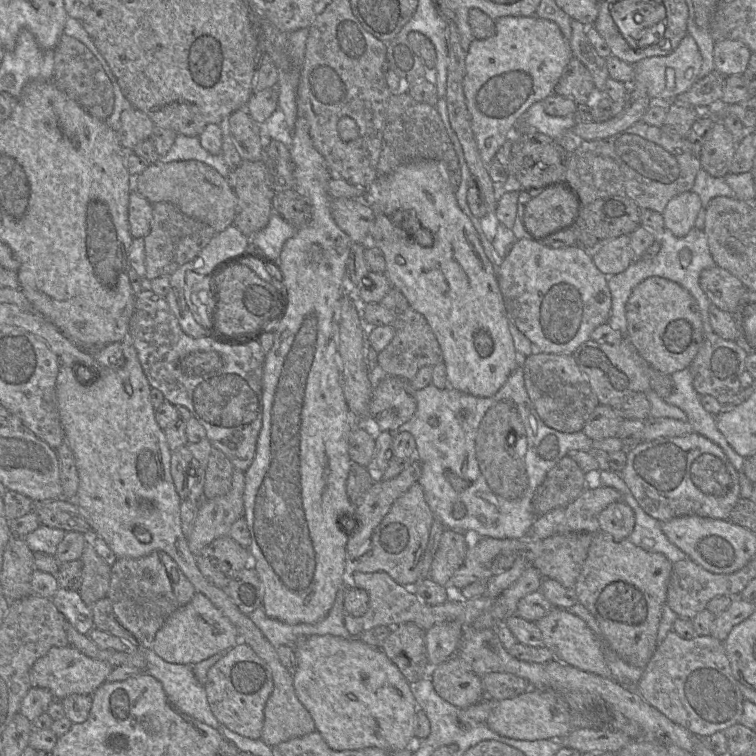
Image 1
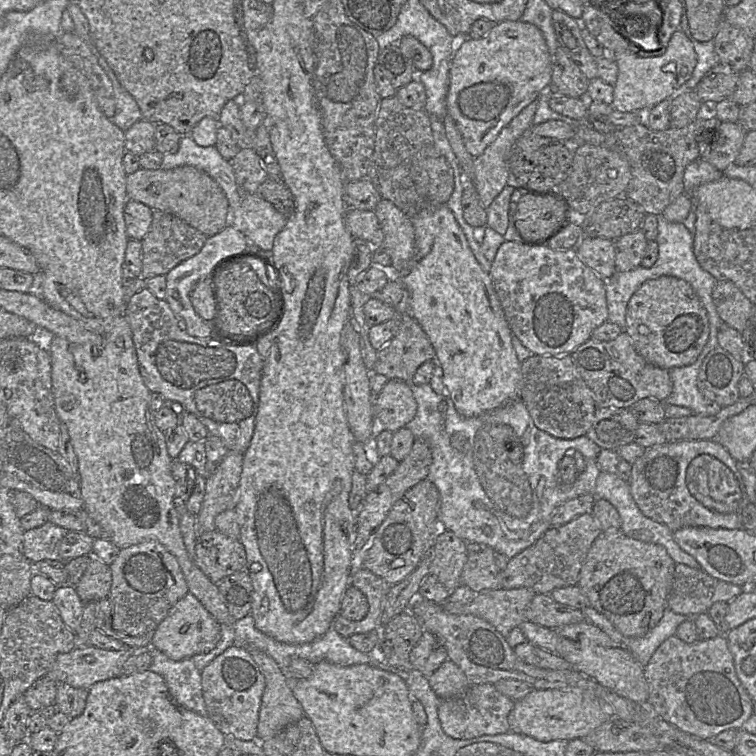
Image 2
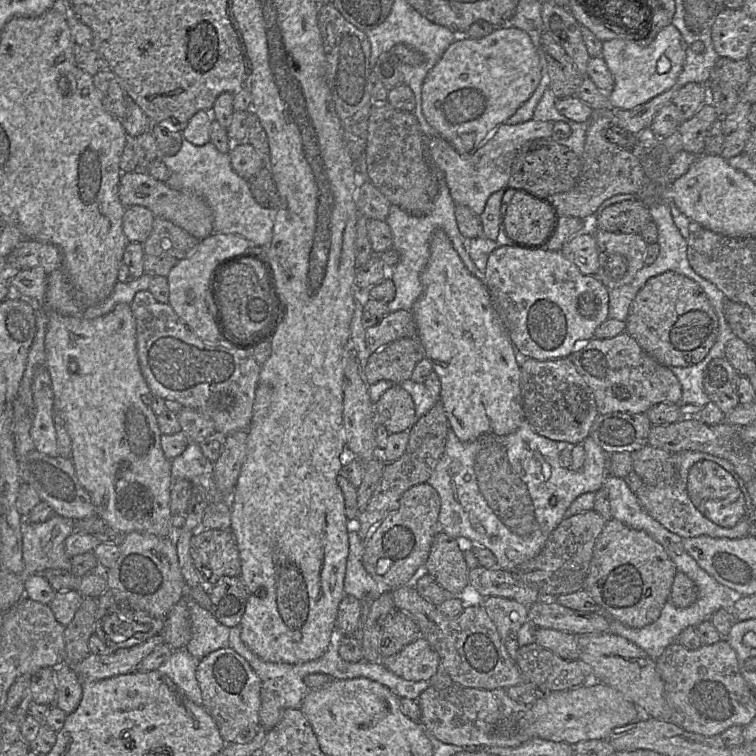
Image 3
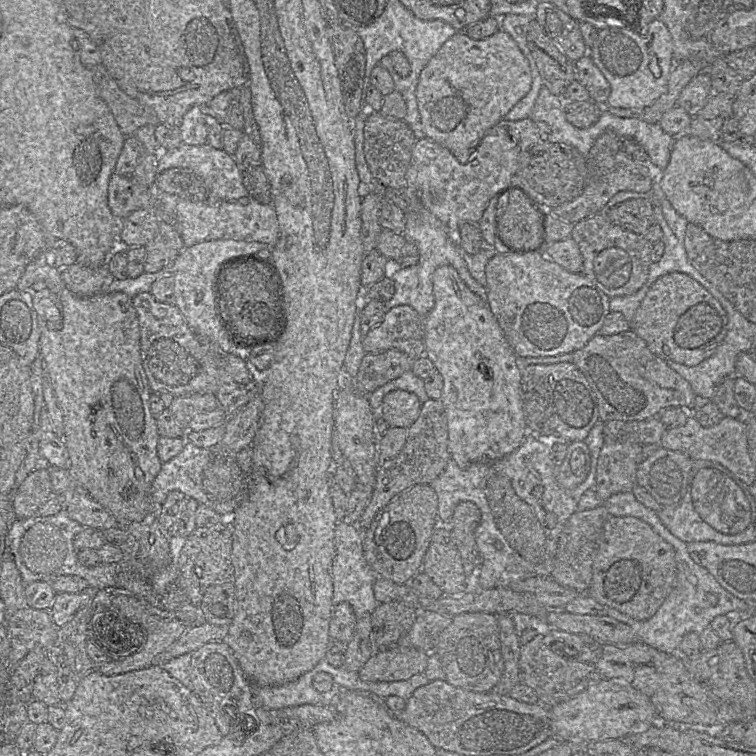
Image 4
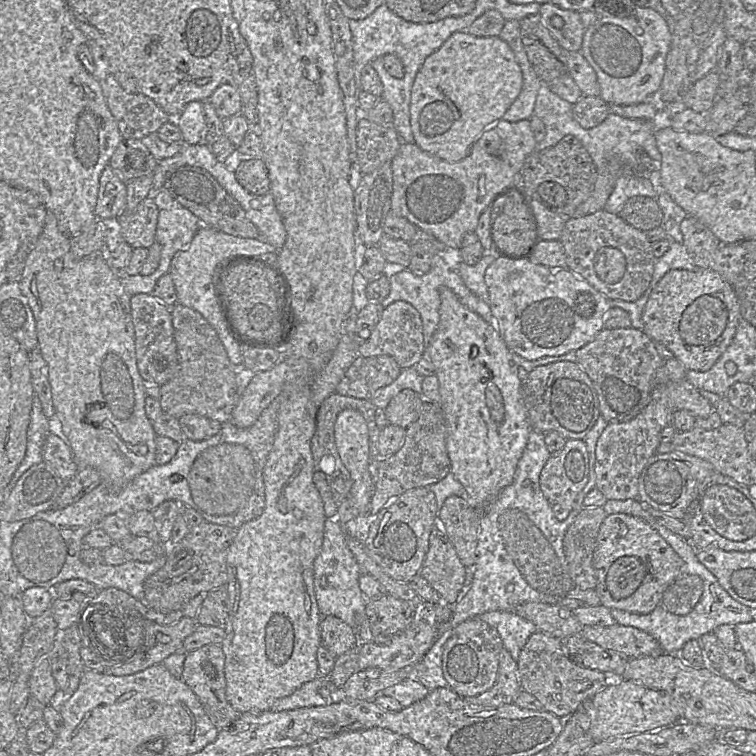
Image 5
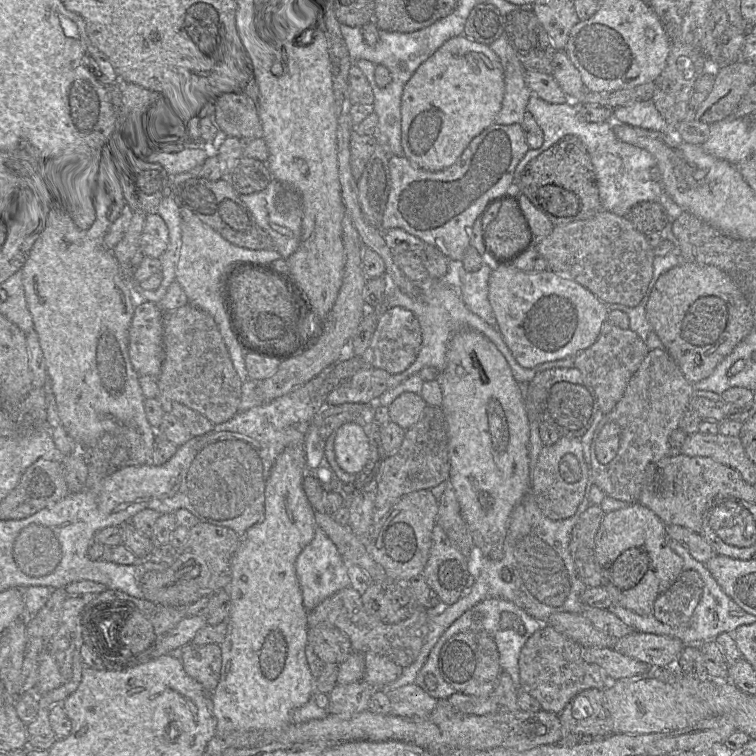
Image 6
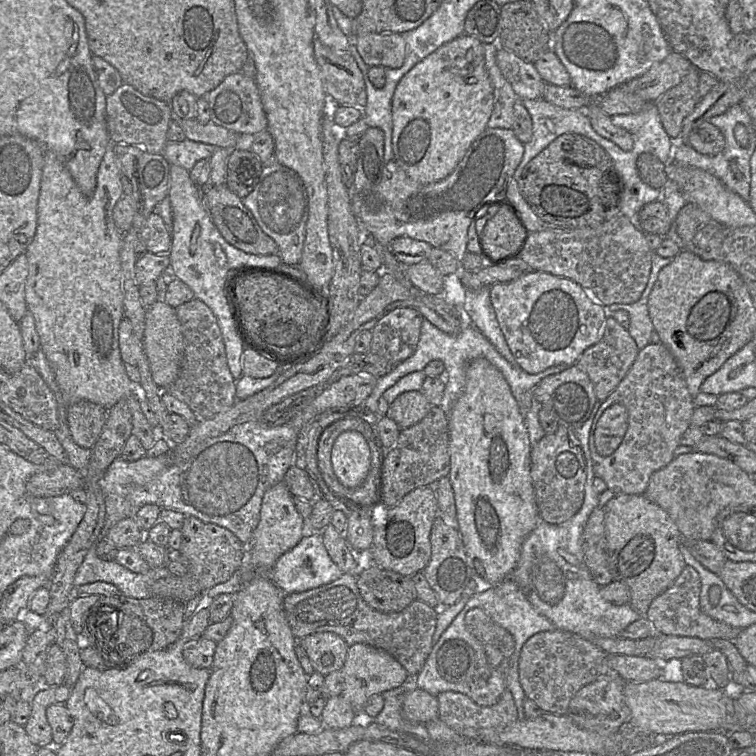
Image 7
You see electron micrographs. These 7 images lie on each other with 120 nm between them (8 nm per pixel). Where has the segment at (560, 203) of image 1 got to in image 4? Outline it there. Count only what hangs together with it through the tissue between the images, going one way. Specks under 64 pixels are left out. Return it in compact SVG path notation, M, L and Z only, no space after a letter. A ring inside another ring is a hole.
M511 187L505 212L497 219L497 236L513 252L534 251L540 244L540 210L521 189Z

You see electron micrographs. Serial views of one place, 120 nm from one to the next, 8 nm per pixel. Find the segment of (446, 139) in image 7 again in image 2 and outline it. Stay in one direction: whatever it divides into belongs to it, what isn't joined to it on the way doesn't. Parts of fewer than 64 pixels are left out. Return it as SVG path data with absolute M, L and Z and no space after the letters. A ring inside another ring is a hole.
M503 21L479 39L464 38L455 49L449 70L446 96L448 114L454 119L467 151L478 157L498 136L503 127L527 105L548 90L552 75L552 55L541 30L527 22Z

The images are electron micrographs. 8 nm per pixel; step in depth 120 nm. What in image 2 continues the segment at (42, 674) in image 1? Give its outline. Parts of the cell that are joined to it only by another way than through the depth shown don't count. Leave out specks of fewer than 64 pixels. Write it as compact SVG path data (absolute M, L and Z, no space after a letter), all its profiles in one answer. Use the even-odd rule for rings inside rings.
M91 644L77 645L71 651L59 654L46 676L58 684L65 683L88 690L97 682L120 676L124 663L134 652L135 650L129 647L122 650L105 650Z

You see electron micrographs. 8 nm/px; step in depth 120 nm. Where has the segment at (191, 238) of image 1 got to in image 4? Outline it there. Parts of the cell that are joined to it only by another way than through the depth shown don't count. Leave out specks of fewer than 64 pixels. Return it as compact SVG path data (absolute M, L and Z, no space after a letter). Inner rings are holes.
M159 220L155 238L146 246L144 272L154 273L169 268L185 248L178 231L167 222Z

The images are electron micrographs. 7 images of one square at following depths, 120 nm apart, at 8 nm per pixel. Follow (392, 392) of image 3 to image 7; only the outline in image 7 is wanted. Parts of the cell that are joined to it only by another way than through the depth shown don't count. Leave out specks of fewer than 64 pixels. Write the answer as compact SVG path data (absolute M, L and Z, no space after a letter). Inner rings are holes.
M406 391L398 395L390 404L387 415L402 430L421 421L429 412L431 406L421 391Z

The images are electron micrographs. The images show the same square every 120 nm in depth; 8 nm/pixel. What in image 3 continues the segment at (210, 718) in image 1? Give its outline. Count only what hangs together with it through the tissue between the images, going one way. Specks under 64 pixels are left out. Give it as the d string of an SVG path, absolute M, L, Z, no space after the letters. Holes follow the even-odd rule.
M186 649L174 650L157 670L167 675L189 700L202 705L203 698L195 676L198 661Z

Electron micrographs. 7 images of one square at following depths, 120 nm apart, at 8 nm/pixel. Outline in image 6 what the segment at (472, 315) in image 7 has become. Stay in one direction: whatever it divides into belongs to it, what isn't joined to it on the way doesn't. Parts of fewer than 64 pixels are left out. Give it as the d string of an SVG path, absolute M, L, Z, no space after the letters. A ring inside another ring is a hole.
M485 259L477 271L464 273L461 297L471 312L497 328L497 320L489 302L489 277L493 267L494 262Z

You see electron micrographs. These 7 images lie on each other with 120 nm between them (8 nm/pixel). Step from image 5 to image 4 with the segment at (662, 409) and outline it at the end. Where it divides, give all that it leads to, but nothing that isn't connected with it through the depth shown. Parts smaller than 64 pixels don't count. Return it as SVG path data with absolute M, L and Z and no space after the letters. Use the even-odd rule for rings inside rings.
M604 443L597 463L595 489L602 504L613 494L631 492L637 484L637 470L642 463L639 443Z

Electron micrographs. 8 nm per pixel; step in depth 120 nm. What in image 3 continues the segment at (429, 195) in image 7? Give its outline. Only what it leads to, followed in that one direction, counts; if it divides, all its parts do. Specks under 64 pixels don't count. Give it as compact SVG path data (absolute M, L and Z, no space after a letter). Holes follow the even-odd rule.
M530 119L529 121L515 125L503 123L497 127L482 146L470 157L460 155L447 140L438 135L428 137L428 139L426 139L427 156L430 156L431 163L442 172L455 205L467 206L476 215L480 215L485 208L489 196L508 185L508 181L511 177L512 163L522 146L530 140L550 139L554 122L557 121L536 121Z

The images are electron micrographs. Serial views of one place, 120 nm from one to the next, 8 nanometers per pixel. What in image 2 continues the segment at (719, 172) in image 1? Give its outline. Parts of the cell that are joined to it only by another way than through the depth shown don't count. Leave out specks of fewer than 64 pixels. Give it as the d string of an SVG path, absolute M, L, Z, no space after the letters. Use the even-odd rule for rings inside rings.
M722 122L717 130L717 138L703 156L717 170L724 172L733 164L742 148L746 129L740 122Z

